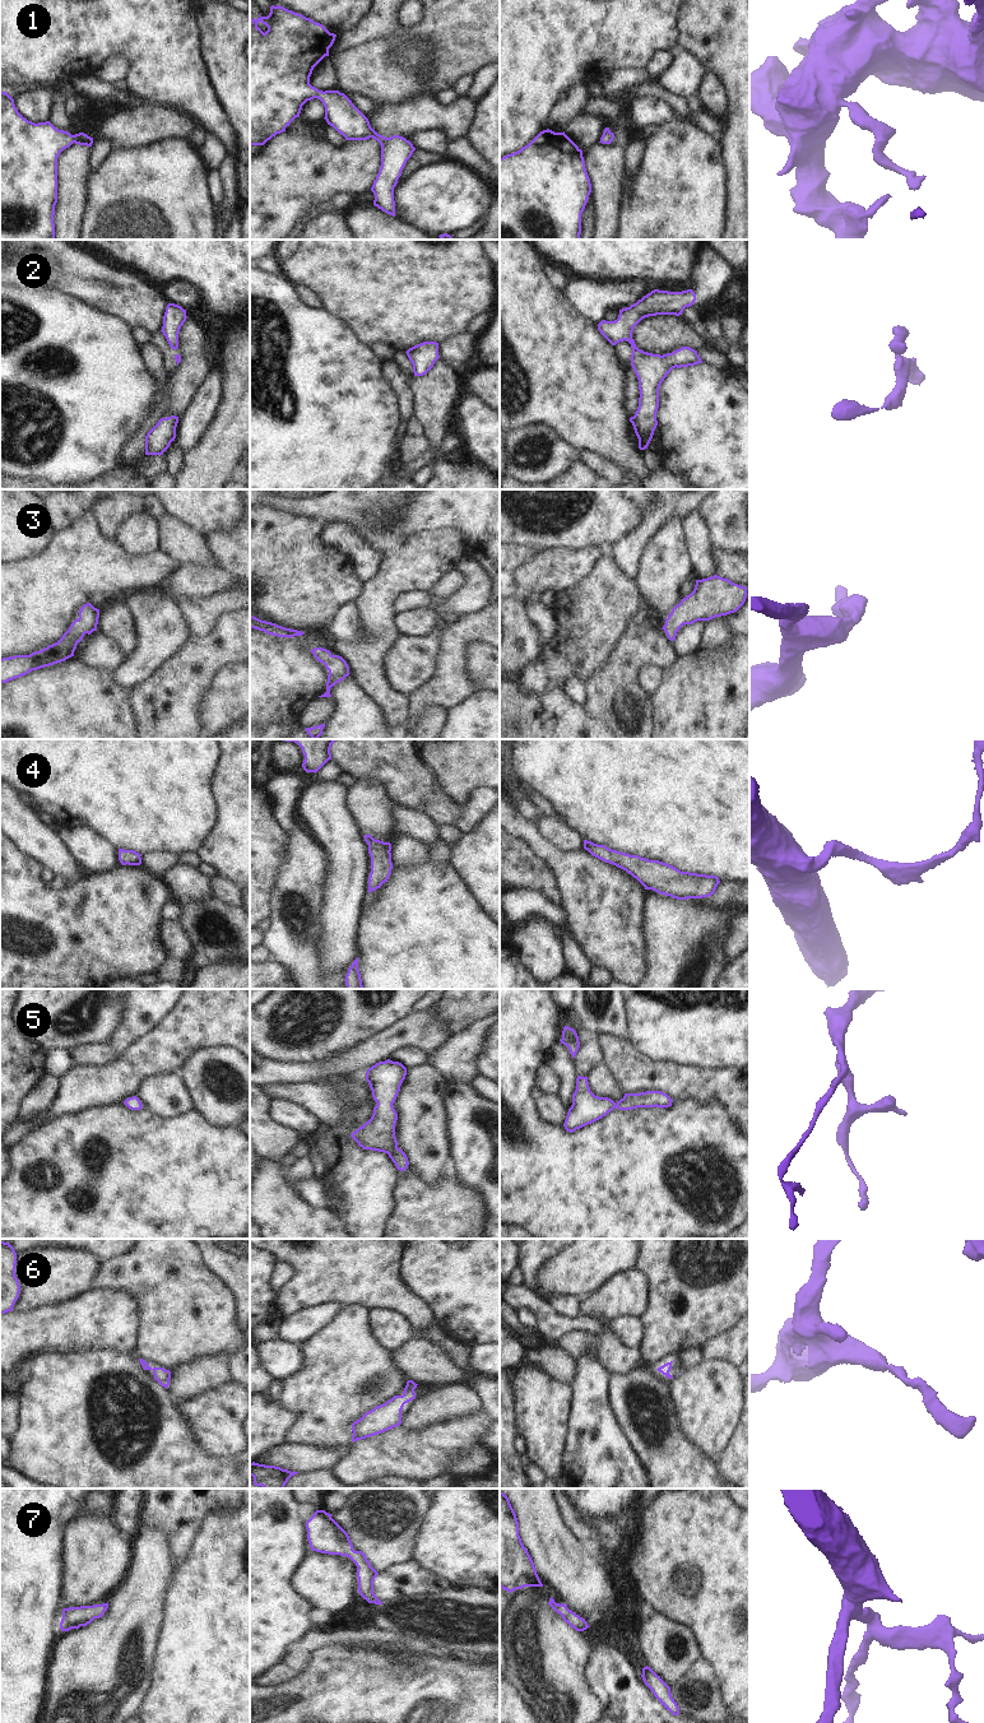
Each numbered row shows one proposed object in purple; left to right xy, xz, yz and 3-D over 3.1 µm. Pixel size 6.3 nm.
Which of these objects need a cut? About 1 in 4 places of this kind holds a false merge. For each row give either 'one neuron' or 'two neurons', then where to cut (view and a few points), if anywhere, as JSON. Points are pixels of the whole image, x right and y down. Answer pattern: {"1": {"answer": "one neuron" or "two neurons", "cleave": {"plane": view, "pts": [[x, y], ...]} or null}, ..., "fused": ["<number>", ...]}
{"1": {"answer": "one neuron", "cleave": null}, "2": {"answer": "one neuron", "cleave": null}, "3": {"answer": "one neuron", "cleave": null}, "4": {"answer": "one neuron", "cleave": null}, "5": {"answer": "one neuron", "cleave": null}, "6": {"answer": "one neuron", "cleave": null}, "7": {"answer": "one neuron", "cleave": null}, "fused": []}

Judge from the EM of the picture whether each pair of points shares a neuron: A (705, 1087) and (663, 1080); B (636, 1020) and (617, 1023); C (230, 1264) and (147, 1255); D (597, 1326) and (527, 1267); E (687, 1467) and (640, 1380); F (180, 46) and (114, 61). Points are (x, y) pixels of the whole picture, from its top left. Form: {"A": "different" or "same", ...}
{"A": "same", "B": "different", "C": "different", "D": "different", "E": "same", "F": "different"}

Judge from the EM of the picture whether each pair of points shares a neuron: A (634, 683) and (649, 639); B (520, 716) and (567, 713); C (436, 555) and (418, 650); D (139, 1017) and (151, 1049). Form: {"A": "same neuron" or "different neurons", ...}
{"A": "same neuron", "B": "same neuron", "C": "different neurons", "D": "different neurons"}

